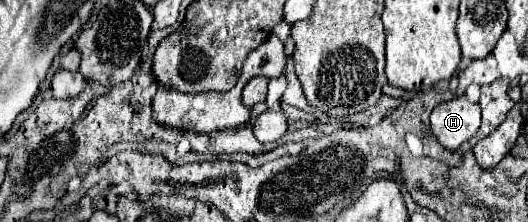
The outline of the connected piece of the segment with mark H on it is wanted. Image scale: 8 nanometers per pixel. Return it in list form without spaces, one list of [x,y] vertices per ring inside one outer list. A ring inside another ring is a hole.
[[[466,94],[438,104],[430,114],[430,128],[438,142],[456,150],[480,128],[480,104],[470,102]]]

